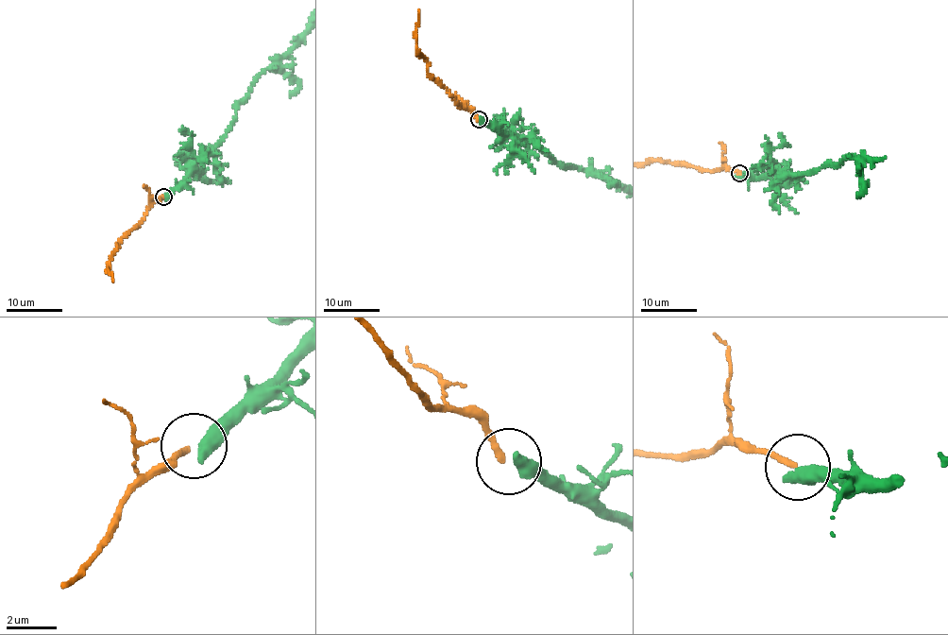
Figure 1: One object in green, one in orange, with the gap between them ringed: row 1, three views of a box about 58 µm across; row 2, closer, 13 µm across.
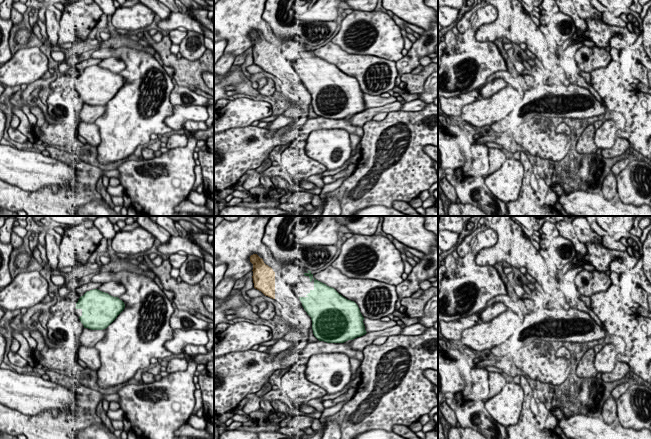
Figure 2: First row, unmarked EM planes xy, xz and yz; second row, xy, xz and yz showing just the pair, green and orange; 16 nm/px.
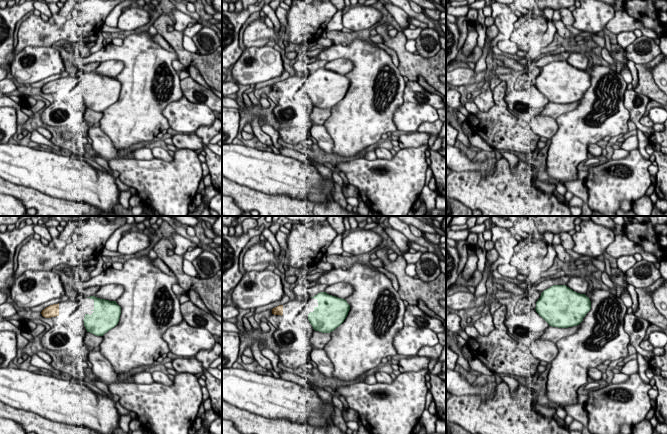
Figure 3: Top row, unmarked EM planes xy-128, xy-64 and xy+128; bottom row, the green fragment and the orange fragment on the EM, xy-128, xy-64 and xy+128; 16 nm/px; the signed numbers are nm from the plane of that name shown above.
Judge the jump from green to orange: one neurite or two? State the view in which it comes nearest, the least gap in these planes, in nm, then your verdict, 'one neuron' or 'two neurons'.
xz | 400 nm | two neurons

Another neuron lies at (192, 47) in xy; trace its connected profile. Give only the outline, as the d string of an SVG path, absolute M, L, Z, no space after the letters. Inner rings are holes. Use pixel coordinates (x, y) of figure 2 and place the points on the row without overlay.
M188 31L184 39L179 43L179 53L182 58L190 61L199 59L207 50L204 45L205 35Z

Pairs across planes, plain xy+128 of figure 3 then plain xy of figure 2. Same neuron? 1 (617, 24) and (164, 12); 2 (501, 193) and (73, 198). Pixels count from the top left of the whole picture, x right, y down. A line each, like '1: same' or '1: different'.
1: different
2: same

